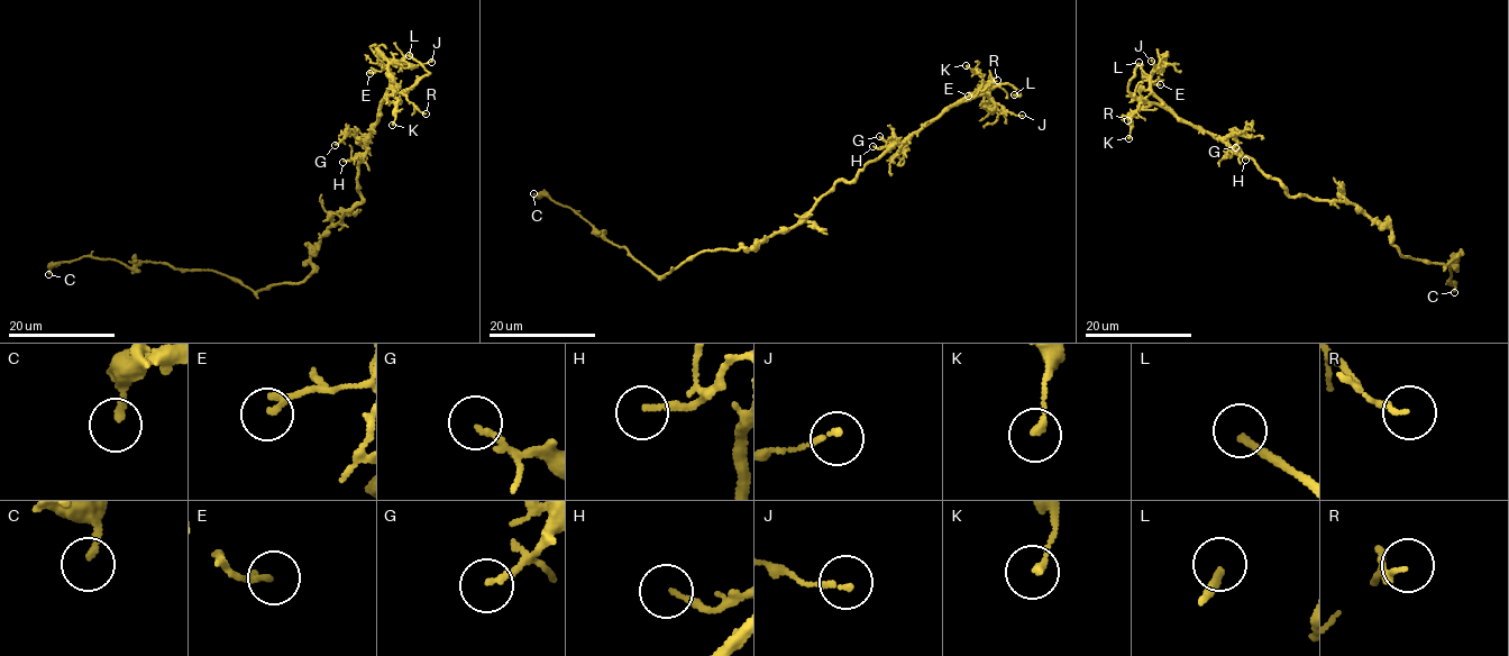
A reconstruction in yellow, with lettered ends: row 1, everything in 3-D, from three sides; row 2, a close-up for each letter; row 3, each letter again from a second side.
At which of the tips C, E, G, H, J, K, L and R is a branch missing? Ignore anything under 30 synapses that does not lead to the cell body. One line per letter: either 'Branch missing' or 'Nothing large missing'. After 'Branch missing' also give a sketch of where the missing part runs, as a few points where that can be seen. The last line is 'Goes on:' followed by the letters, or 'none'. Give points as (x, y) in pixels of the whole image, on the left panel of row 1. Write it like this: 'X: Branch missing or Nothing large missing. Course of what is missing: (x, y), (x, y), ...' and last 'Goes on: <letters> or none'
C: Nothing large missing
E: Nothing large missing
G: Nothing large missing
H: Nothing large missing
J: Nothing large missing
K: Nothing large missing
L: Branch missing
R: Nothing large missing
Goes on: L

